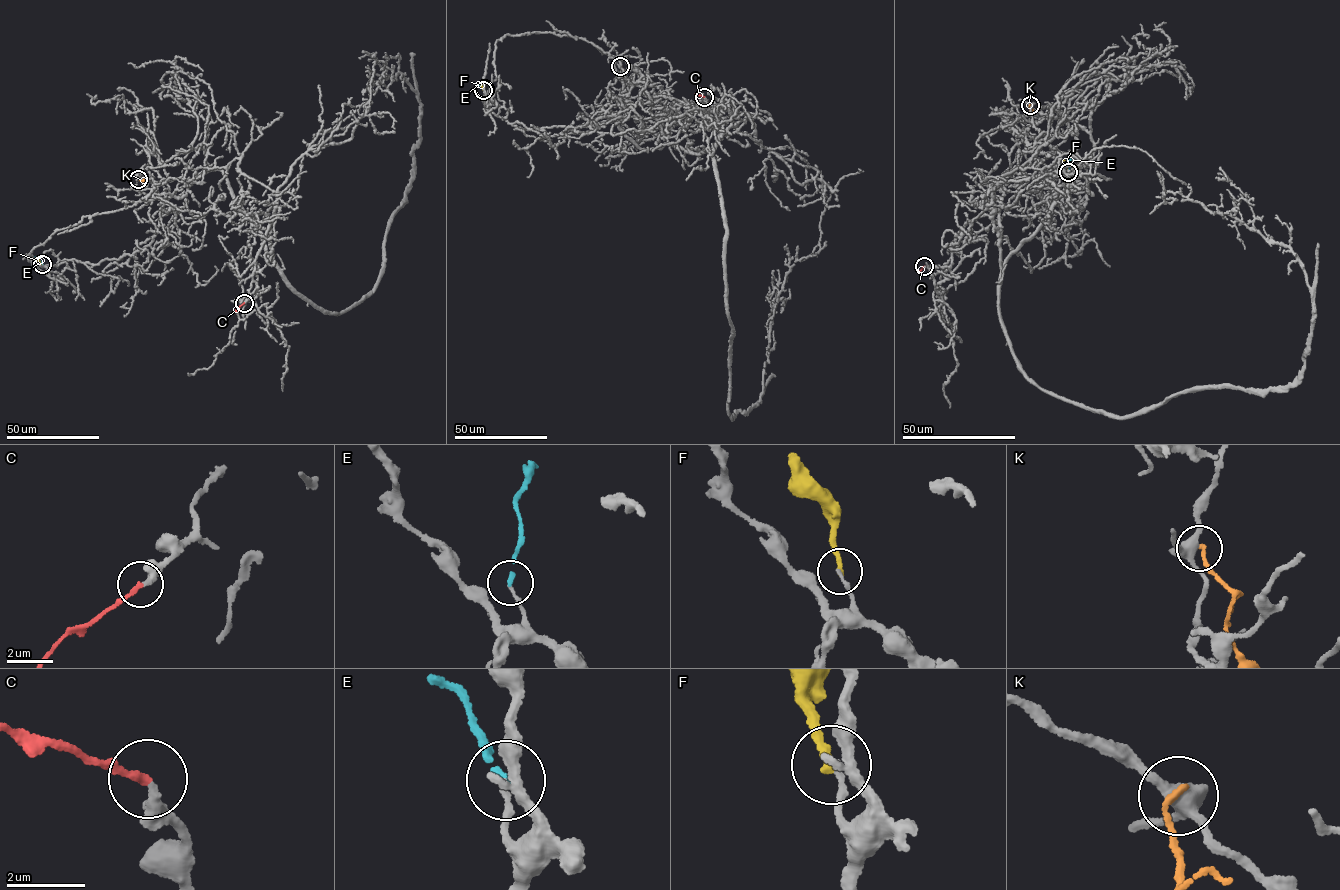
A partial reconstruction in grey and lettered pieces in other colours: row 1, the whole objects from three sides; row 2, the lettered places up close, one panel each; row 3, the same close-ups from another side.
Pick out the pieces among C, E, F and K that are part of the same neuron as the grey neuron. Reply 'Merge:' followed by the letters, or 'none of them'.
Merge: C

